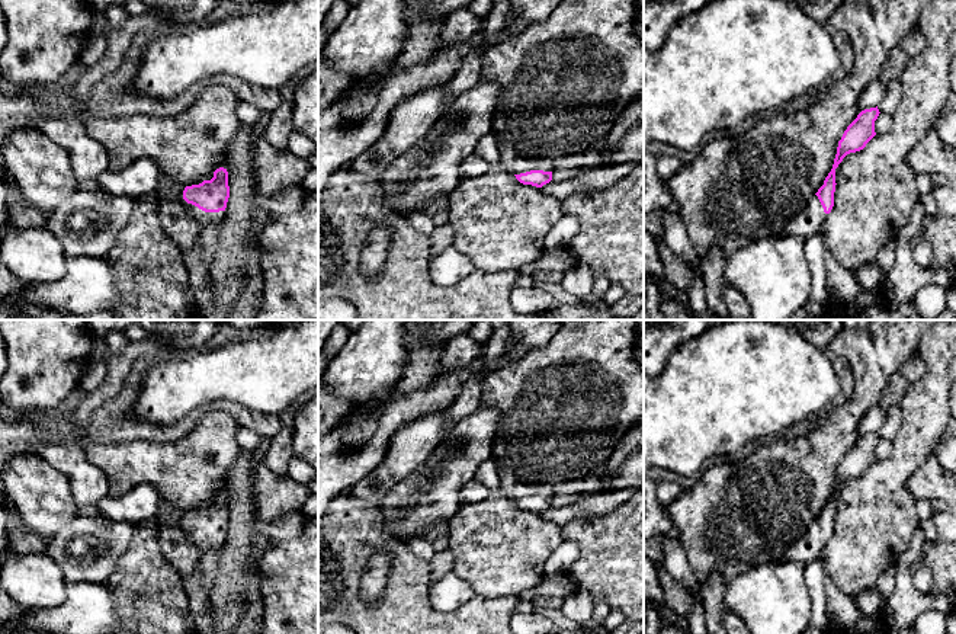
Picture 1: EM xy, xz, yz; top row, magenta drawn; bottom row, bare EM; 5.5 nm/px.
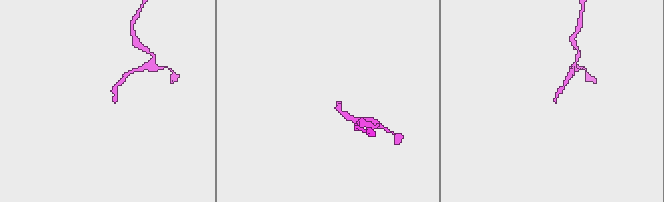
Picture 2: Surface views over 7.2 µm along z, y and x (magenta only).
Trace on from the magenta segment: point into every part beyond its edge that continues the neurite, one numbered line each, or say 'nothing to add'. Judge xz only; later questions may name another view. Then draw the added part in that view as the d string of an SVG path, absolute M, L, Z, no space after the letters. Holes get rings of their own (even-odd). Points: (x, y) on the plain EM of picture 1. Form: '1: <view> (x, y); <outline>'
1: xz (510, 486); M494 461L495 462L495 461ZM497 462L497 471L500 476L500 491L503 496L511 500L520 500L530 496L552 497L552 489L548 486L526 484L519 480L511 471L500 467Z

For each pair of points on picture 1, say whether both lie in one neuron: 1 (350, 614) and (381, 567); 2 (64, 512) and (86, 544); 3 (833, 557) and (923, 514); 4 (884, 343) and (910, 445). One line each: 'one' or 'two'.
1: two
2: two
3: two
4: two

